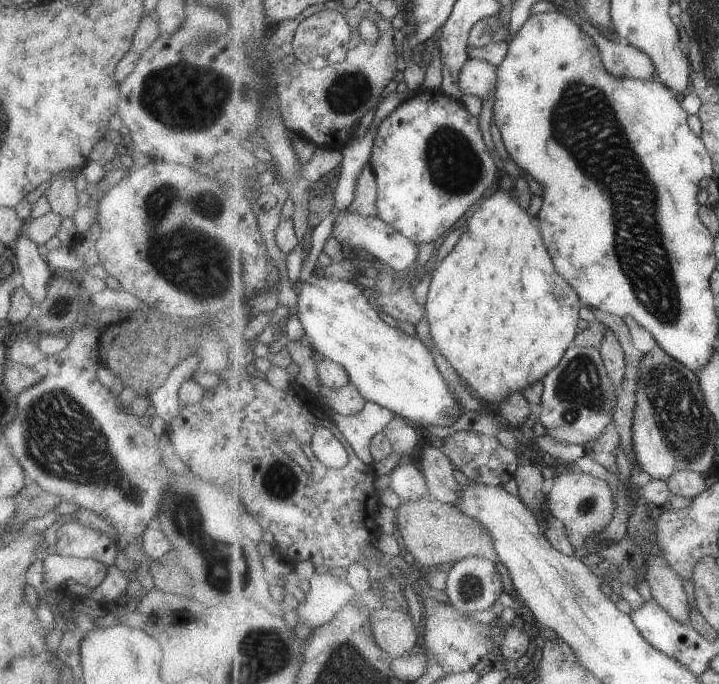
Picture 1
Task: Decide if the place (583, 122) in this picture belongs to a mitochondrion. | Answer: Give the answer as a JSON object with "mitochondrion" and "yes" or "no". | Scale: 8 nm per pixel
{"mitochondrion":"yes"}

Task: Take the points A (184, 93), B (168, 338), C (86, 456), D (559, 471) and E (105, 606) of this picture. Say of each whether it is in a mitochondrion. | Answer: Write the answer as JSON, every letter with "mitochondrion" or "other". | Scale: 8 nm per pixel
{"A":"mitochondrion","B":"other","C":"mitochondrion","D":"other","E":"other"}

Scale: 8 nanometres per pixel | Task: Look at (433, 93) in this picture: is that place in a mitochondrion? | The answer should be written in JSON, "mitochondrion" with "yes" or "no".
{"mitochondrion":"no"}

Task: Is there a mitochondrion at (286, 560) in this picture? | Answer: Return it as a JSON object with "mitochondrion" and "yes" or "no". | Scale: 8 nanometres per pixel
{"mitochondrion":"no"}

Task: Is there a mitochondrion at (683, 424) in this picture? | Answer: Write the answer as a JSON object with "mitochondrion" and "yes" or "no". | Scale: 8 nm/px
{"mitochondrion":"yes"}

